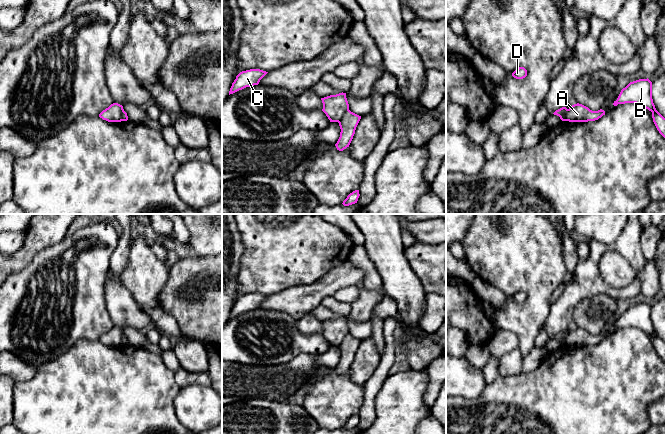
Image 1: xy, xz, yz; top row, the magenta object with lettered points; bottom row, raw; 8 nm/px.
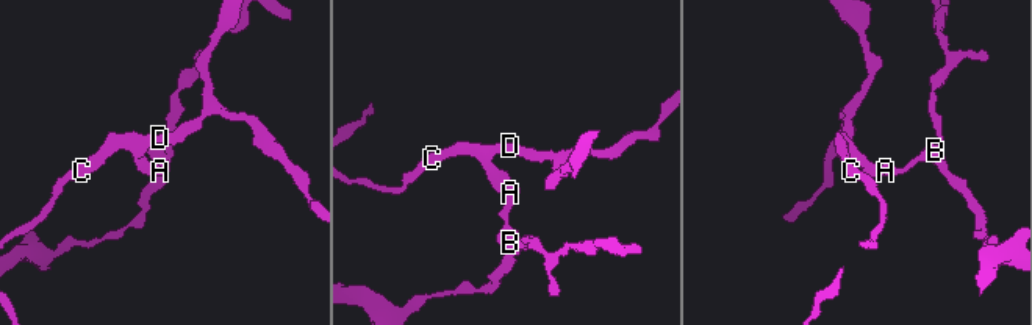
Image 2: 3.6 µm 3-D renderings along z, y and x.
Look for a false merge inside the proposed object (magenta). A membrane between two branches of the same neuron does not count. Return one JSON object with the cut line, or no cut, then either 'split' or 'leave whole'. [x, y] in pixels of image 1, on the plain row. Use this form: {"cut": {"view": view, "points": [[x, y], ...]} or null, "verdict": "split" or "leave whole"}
{"cut": {"view": "xz", "points": [[348, 333], [338, 346]]}, "verdict": "split"}

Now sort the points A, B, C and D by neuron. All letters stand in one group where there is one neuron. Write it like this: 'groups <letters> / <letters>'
groups A B / C D

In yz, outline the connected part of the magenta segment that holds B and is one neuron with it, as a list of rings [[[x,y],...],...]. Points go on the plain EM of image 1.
[[[639,303],[623,312],[613,329],[636,327],[652,336],[653,346],[659,357],[665,362],[665,342],[656,334],[652,323],[652,306]]]

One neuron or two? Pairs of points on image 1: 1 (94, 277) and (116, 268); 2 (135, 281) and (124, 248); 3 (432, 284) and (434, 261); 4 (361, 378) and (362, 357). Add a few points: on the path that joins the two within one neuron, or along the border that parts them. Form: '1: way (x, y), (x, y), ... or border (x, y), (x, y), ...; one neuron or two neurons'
1: border (115, 249), (110, 258), (107, 271); two neurons
2: border (132, 239), (126, 266), (118, 275); two neurons
3: way (434, 278), (434, 267); one neuron
4: way (361, 373), (362, 362); one neuron

